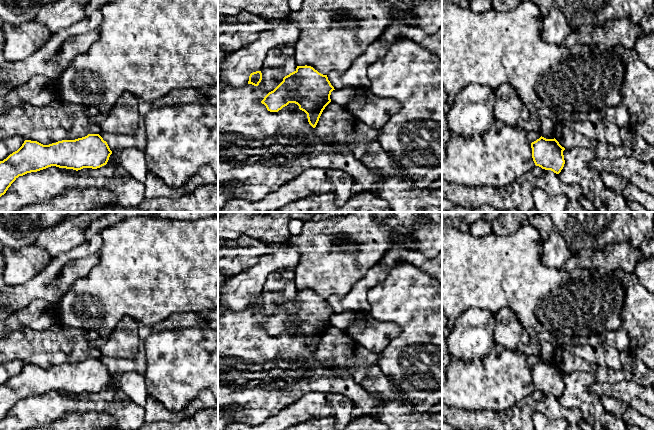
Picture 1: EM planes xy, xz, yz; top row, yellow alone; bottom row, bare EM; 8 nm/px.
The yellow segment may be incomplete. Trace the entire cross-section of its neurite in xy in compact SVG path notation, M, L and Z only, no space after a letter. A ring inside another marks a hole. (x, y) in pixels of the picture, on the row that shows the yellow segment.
M99 134L49 145L25 140L17 151L0 161L0 197L19 176L51 166L76 171L97 169L107 164L111 154L107 142Z

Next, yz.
M540 137L531 143L532 158L536 166L545 170L551 170L559 174L564 167L565 160L563 151L565 150L559 142L554 139Z

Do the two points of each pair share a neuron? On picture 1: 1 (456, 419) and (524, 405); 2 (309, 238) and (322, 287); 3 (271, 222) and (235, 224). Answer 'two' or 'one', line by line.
1: one
2: one
3: one

